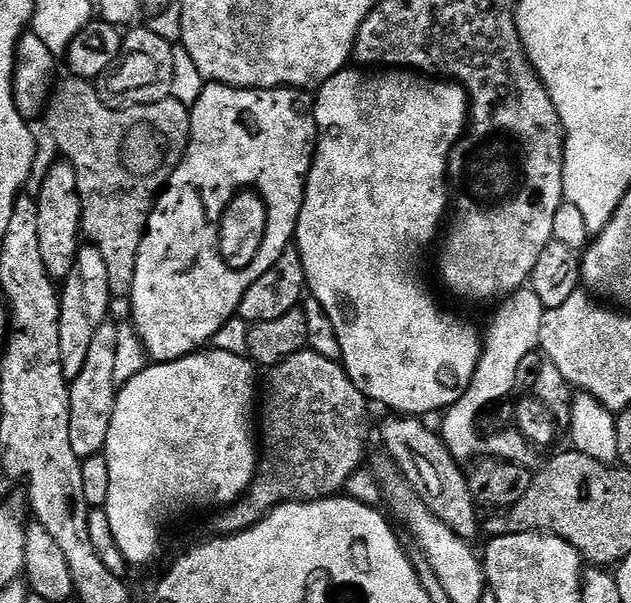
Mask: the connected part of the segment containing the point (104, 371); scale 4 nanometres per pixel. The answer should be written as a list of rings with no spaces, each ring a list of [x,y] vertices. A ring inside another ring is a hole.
[[[105,322],[98,326],[94,343],[82,366],[82,374],[70,382],[70,446],[74,454],[83,462],[91,456],[99,456],[106,446],[106,434],[110,434],[110,418],[114,418],[114,402],[118,386],[114,382],[114,365],[118,351],[118,327]]]

